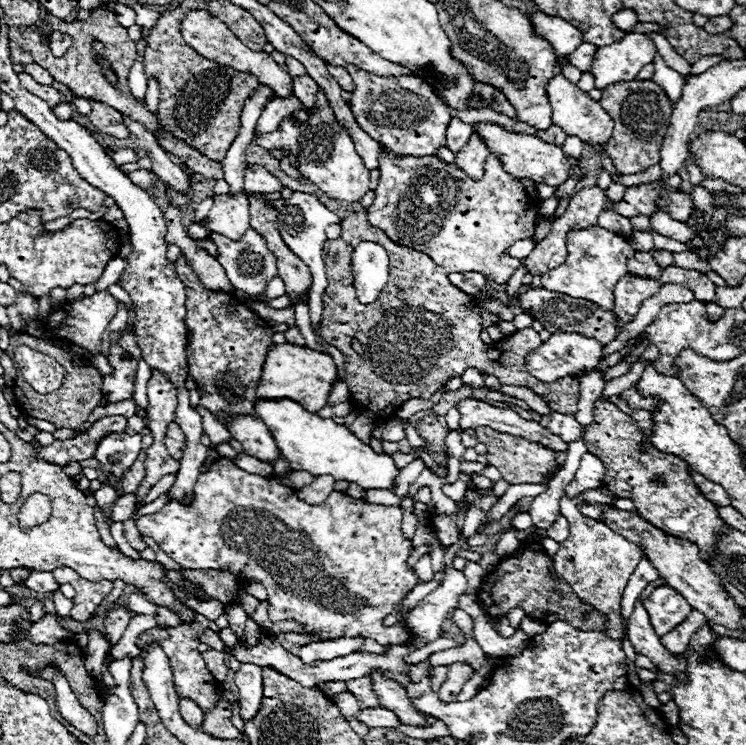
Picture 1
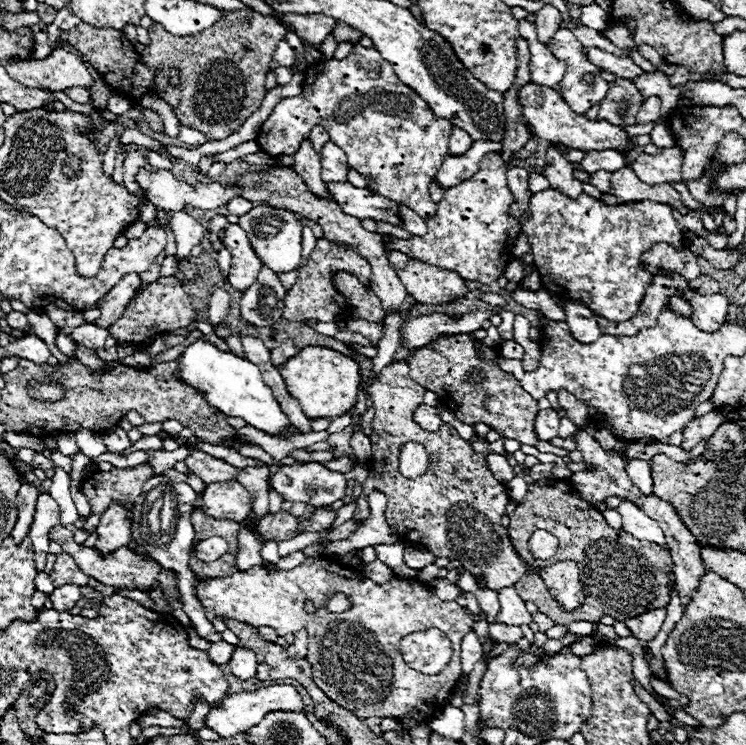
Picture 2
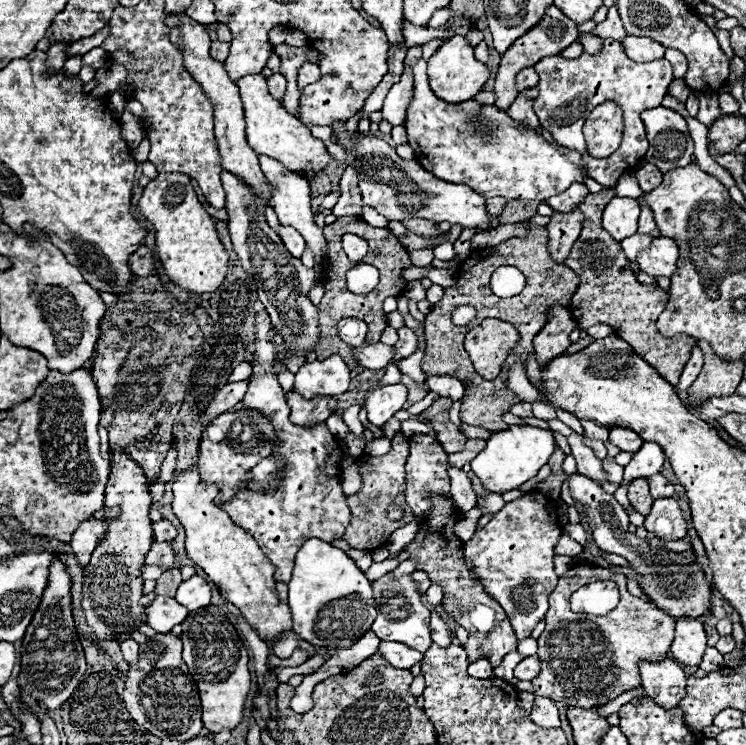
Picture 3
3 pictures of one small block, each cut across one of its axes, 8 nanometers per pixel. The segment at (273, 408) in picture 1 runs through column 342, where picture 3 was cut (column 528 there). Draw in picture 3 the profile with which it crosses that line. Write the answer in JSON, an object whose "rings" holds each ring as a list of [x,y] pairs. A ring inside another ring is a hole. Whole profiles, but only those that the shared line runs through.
{"rings":[[[512,426],[510,430],[496,432],[488,446],[472,460],[472,472],[480,478],[488,492],[510,492],[520,488],[526,480],[538,474],[538,470],[548,462],[554,452],[554,436],[550,430],[542,430],[536,426]]]}

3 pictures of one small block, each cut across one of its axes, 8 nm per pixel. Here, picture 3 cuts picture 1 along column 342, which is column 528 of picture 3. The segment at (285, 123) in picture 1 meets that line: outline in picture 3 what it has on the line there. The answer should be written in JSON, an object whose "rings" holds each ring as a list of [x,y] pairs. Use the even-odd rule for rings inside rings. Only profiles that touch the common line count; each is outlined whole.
{"rings":[[[418,58],[412,66],[414,86],[412,86],[412,102],[406,110],[406,132],[408,144],[414,148],[418,162],[432,172],[436,178],[442,178],[452,184],[466,184],[486,200],[494,196],[502,196],[506,200],[538,200],[544,202],[546,198],[560,194],[572,182],[584,182],[588,176],[580,170],[582,158],[576,152],[570,152],[562,146],[548,144],[542,136],[538,136],[528,126],[514,122],[506,112],[496,110],[494,106],[480,106],[476,100],[468,100],[462,104],[448,104],[434,96],[428,86],[426,76],[426,60]]]}

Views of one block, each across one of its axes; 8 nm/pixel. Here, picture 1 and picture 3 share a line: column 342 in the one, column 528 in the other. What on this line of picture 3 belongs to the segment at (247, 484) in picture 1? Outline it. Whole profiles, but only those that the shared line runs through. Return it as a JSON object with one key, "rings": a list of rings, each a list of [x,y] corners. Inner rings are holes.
{"rings":[[[528,492],[522,498],[508,502],[464,544],[466,566],[482,582],[486,594],[504,608],[518,640],[528,638],[534,626],[546,616],[548,596],[558,584],[552,564],[558,538],[560,524],[556,506],[544,494]]]}

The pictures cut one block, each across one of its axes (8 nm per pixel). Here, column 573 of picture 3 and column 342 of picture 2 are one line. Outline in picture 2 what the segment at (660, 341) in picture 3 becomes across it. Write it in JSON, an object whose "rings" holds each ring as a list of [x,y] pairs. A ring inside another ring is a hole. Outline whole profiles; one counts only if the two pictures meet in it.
{"rings":[[[320,238],[316,242],[310,258],[308,258],[308,264],[298,272],[296,284],[288,290],[286,306],[284,306],[284,318],[294,320],[294,322],[302,322],[302,320],[308,320],[308,318],[322,320],[322,322],[334,322],[338,316],[346,316],[348,308],[344,304],[344,296],[340,292],[336,292],[332,282],[330,282],[330,278],[336,270],[352,272],[364,284],[368,284],[370,274],[372,274],[370,266],[366,264],[366,260],[362,256],[356,254],[356,250],[346,248],[346,246],[336,246],[336,244],[328,242],[326,238]]]}

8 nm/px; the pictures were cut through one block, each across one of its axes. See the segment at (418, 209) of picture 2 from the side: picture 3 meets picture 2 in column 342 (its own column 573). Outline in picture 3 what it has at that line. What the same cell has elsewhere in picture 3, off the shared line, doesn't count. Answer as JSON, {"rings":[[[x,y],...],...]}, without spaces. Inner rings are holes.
{"rings":[[[602,38],[602,50],[594,56],[588,52],[582,52],[578,58],[568,60],[558,56],[542,58],[534,64],[534,70],[540,76],[538,84],[538,96],[534,98],[534,112],[544,126],[554,136],[554,142],[558,146],[564,146],[568,150],[576,150],[584,160],[584,172],[588,178],[596,180],[604,188],[616,186],[618,178],[632,166],[644,158],[648,150],[646,140],[646,126],[640,118],[644,110],[652,110],[656,106],[662,106],[664,96],[668,94],[668,86],[674,80],[672,66],[666,58],[654,60],[654,62],[634,62],[626,56],[622,44],[612,38]],[[606,100],[614,100],[622,114],[624,114],[624,130],[622,130],[622,142],[616,152],[612,152],[606,158],[592,158],[586,152],[586,142],[582,136],[582,126],[592,114],[592,110]]]}

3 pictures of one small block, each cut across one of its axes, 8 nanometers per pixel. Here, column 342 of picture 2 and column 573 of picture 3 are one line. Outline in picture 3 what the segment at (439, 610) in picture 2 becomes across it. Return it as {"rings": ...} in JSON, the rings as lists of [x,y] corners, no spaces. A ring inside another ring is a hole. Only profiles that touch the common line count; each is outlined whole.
{"rings":[[[576,564],[558,580],[558,586],[550,594],[550,608],[546,614],[546,630],[538,638],[538,656],[542,660],[542,672],[532,680],[536,696],[548,696],[556,702],[576,708],[596,708],[616,700],[620,694],[640,684],[640,662],[662,662],[670,652],[674,638],[674,618],[654,608],[652,602],[640,600],[626,590],[626,576],[614,574],[594,564]],[[612,580],[620,588],[618,606],[606,616],[574,614],[568,604],[570,596],[584,584]]]}

